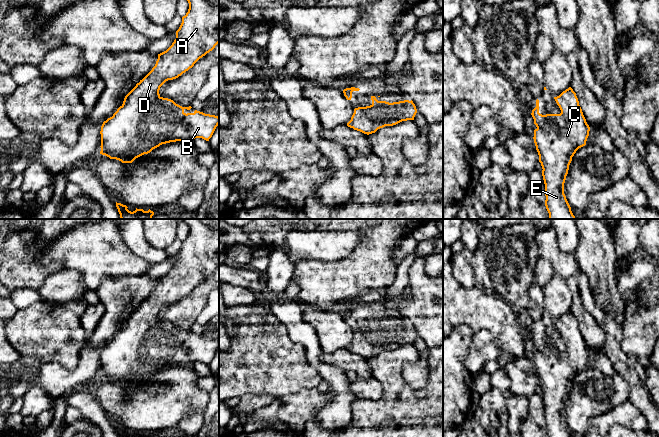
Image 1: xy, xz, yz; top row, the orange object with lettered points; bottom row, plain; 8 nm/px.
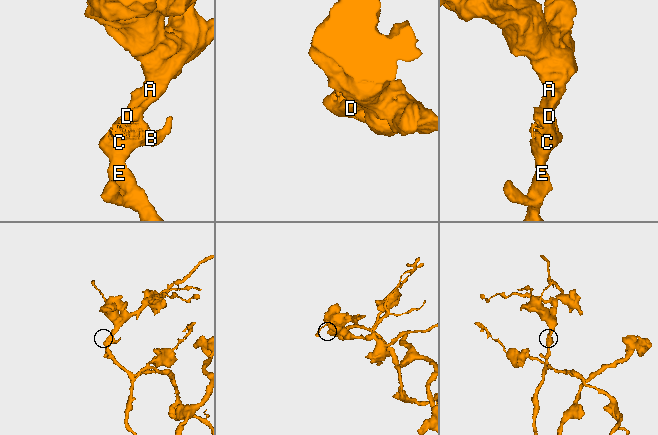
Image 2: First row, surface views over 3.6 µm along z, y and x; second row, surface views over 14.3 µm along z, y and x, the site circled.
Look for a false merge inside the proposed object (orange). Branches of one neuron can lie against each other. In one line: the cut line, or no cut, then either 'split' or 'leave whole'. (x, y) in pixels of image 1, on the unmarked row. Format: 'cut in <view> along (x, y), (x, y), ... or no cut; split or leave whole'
no cut; leave whole

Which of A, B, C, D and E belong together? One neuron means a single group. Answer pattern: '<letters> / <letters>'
A B C D E

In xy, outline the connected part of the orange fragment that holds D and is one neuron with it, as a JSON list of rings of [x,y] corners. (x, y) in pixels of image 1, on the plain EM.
[[[182,219],[189,227],[189,233],[185,240],[182,241],[182,247],[179,253],[176,255],[176,263],[172,267],[172,269],[164,276],[158,278],[158,283],[156,285],[155,290],[152,294],[142,303],[136,310],[125,320],[123,328],[117,333],[117,335],[113,338],[112,341],[108,342],[103,346],[101,350],[101,375],[100,378],[109,381],[110,383],[116,383],[121,385],[122,387],[132,387],[136,382],[150,377],[153,373],[159,371],[162,368],[183,365],[183,366],[192,366],[195,362],[202,362],[206,365],[212,361],[216,351],[219,349],[219,341],[215,339],[205,338],[203,336],[195,334],[193,337],[185,337],[184,334],[190,334],[192,331],[182,331],[176,328],[173,324],[168,322],[163,322],[159,318],[160,311],[168,304],[173,304],[181,300],[183,297],[188,295],[190,292],[194,290],[194,288],[207,277],[212,275],[215,270],[219,267],[219,219]]]

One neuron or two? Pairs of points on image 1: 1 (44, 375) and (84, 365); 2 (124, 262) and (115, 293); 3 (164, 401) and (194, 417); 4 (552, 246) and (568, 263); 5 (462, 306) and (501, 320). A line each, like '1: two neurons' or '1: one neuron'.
1: one neuron
2: two neurons
3: two neurons
4: one neuron
5: one neuron

